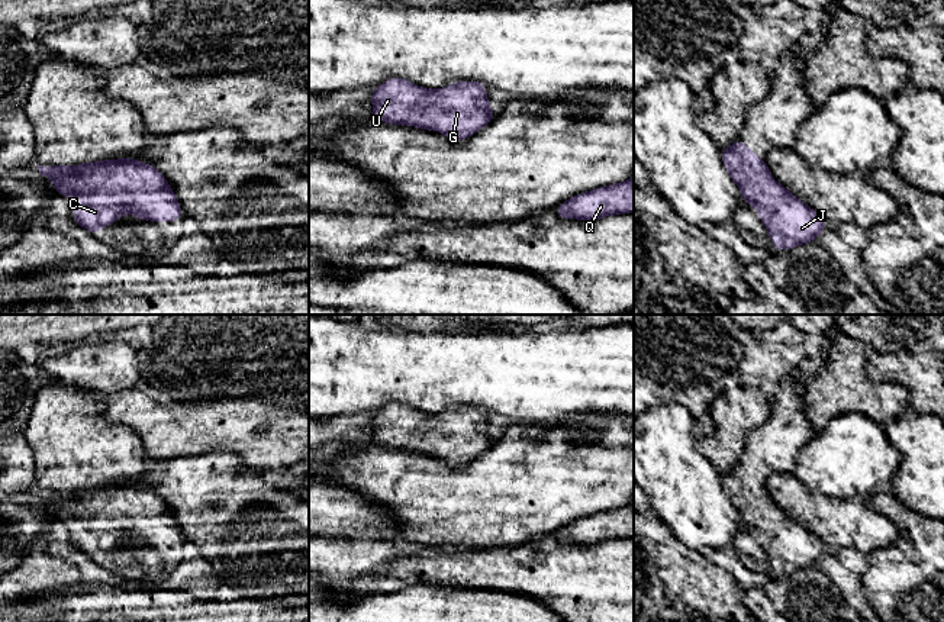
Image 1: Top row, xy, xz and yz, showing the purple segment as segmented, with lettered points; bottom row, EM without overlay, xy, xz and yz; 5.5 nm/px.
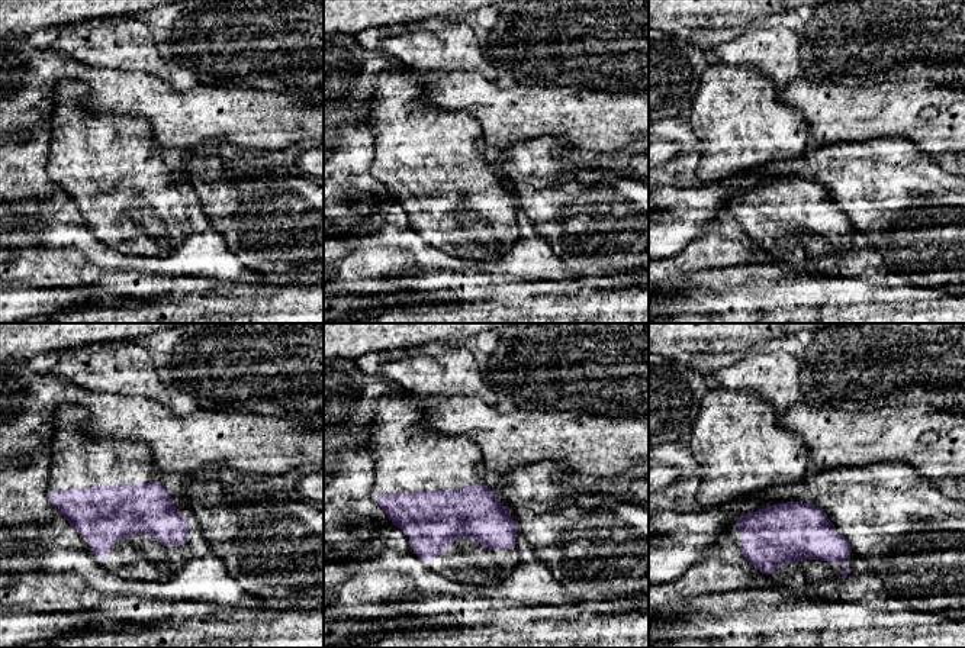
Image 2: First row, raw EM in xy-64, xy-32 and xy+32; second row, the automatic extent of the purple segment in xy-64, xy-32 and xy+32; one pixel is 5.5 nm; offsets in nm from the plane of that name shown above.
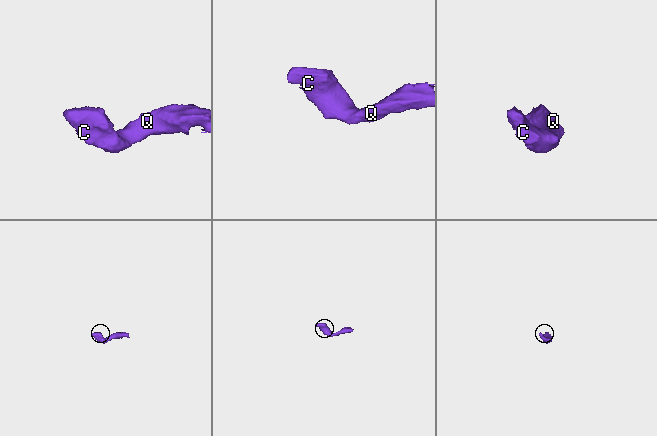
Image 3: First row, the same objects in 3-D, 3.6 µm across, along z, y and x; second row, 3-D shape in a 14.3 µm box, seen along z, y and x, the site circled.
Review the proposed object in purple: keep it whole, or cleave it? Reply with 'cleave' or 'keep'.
keep

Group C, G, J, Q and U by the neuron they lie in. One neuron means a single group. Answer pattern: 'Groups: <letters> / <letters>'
Groups: C G J Q U

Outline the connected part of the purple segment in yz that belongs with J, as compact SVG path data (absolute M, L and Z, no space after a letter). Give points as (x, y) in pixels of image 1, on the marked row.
M742 139L721 149L721 158L732 181L741 188L742 200L757 206L757 216L767 228L774 249L789 251L813 242L828 228L825 220L780 183L773 180L764 159Z

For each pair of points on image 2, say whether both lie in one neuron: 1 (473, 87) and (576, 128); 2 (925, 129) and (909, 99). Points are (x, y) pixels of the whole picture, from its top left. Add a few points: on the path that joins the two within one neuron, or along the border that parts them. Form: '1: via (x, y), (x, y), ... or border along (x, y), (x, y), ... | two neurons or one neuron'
1: via (499, 112), (550, 112) | one neuron
2: via (925, 122), (925, 115), (916, 106) | one neuron

